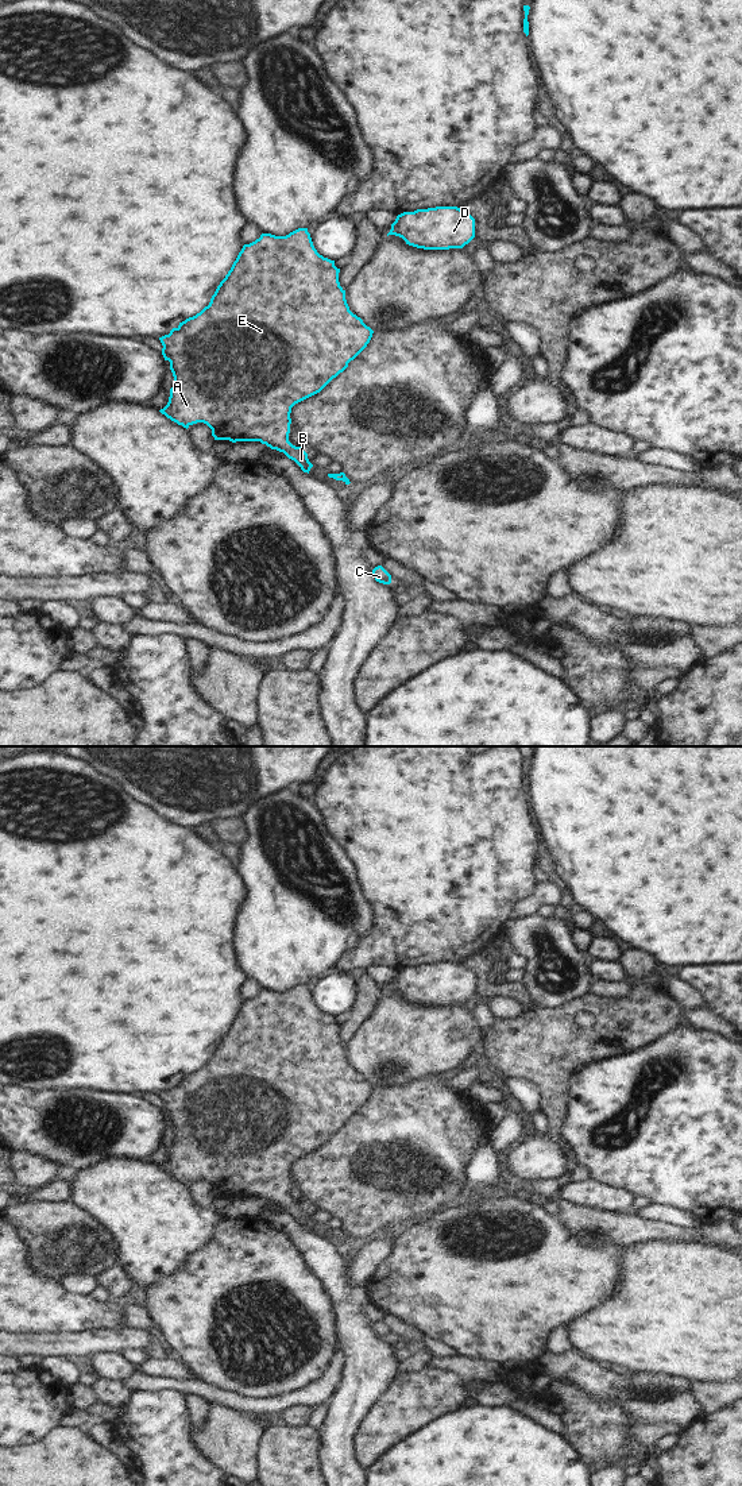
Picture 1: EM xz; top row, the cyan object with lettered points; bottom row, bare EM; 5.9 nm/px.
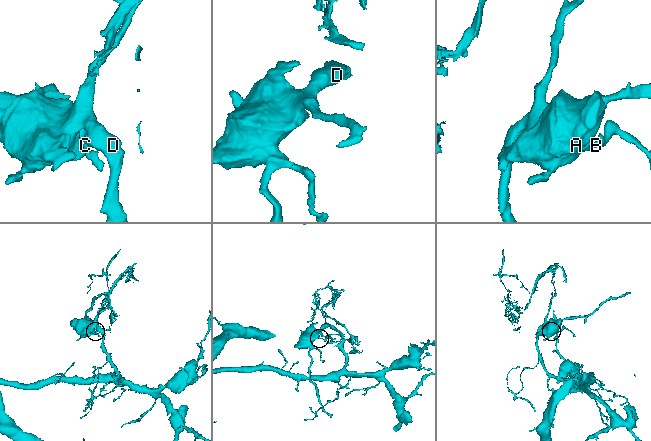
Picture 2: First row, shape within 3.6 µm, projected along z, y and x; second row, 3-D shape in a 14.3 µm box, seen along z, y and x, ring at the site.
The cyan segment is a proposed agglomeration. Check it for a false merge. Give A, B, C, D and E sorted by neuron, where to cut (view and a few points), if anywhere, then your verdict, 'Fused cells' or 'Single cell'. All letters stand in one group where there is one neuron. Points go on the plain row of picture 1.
Groups: A B C D E. No split. Single cell.

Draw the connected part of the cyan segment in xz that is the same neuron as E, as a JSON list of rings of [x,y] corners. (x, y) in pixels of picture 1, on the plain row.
[[[308,984],[286,992],[262,989],[255,997],[244,1000],[209,1061],[159,1093],[162,1111],[170,1118],[174,1132],[169,1158],[159,1167],[186,1185],[197,1178],[206,1180],[215,1196],[260,1197],[283,1208],[309,1230],[313,1220],[308,1209],[289,1197],[291,1163],[320,1149],[343,1128],[374,1089],[349,1066],[339,1028],[335,1016],[317,1008]]]

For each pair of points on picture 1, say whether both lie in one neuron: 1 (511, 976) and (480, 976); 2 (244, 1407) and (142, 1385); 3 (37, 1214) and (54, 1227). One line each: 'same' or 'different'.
1: different
2: same
3: same

